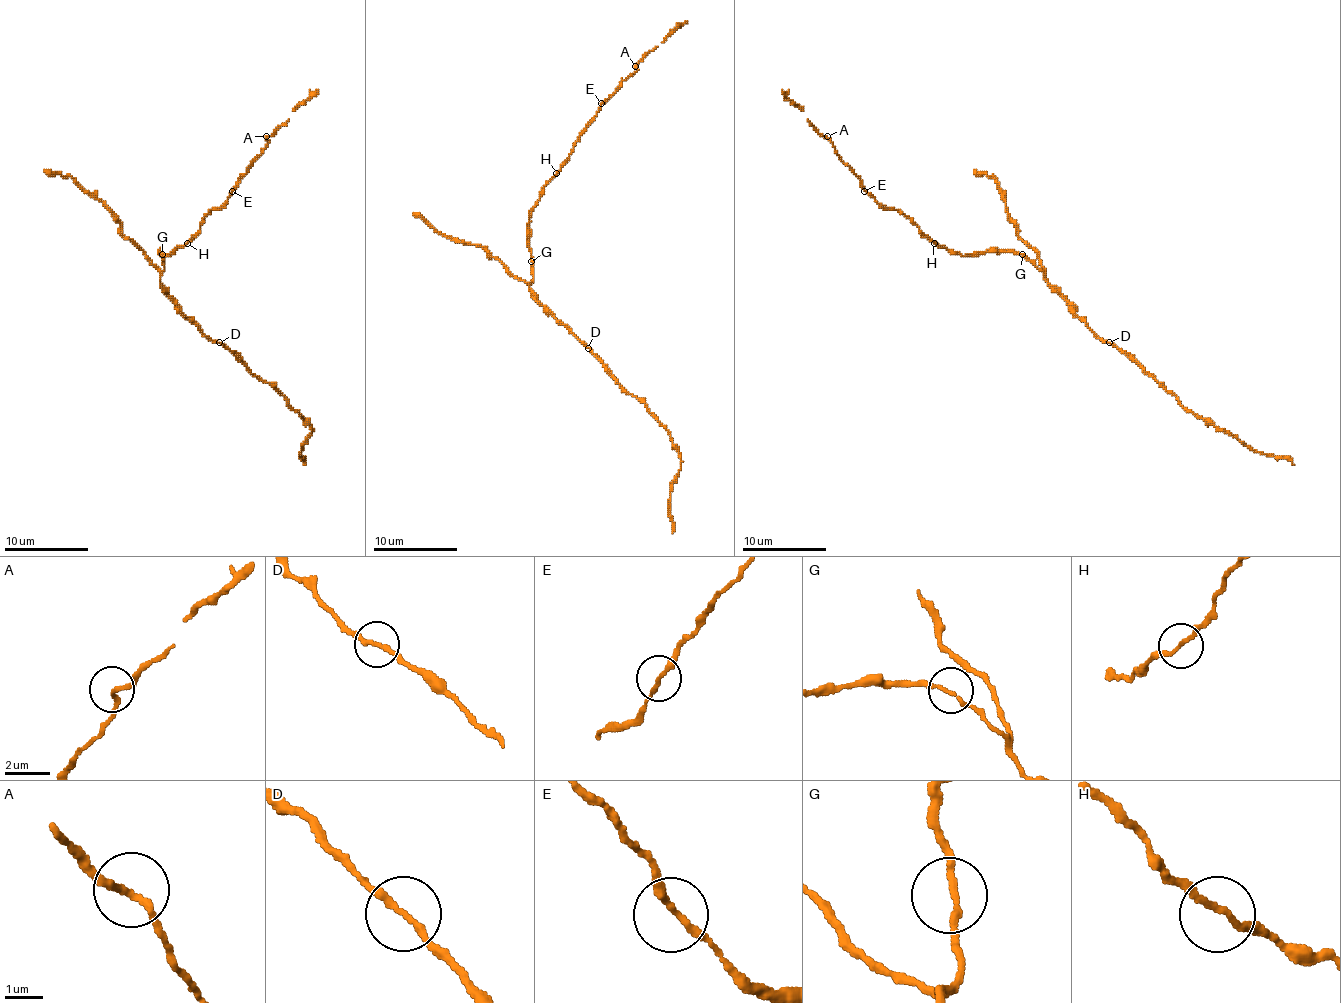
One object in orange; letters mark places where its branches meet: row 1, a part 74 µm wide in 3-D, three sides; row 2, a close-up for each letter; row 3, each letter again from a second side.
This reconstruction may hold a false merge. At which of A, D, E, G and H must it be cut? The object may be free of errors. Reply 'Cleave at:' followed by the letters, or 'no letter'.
Cleave at: no letter

